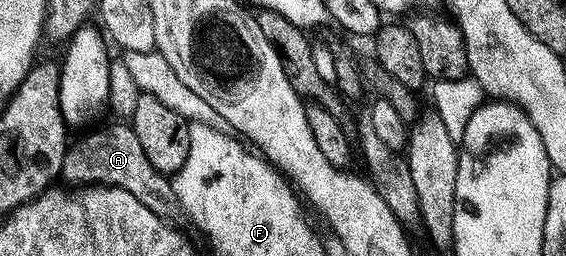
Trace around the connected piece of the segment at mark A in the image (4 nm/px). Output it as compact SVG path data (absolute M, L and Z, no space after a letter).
M115 123L108 129L99 129L88 137L83 137L79 142L68 148L63 160L62 180L76 181L79 187L110 186L124 189L145 203L149 211L160 215L167 215L171 205L176 204L175 186L164 174L159 173L149 163L145 150L141 148L141 139L137 139L135 130L127 123Z

